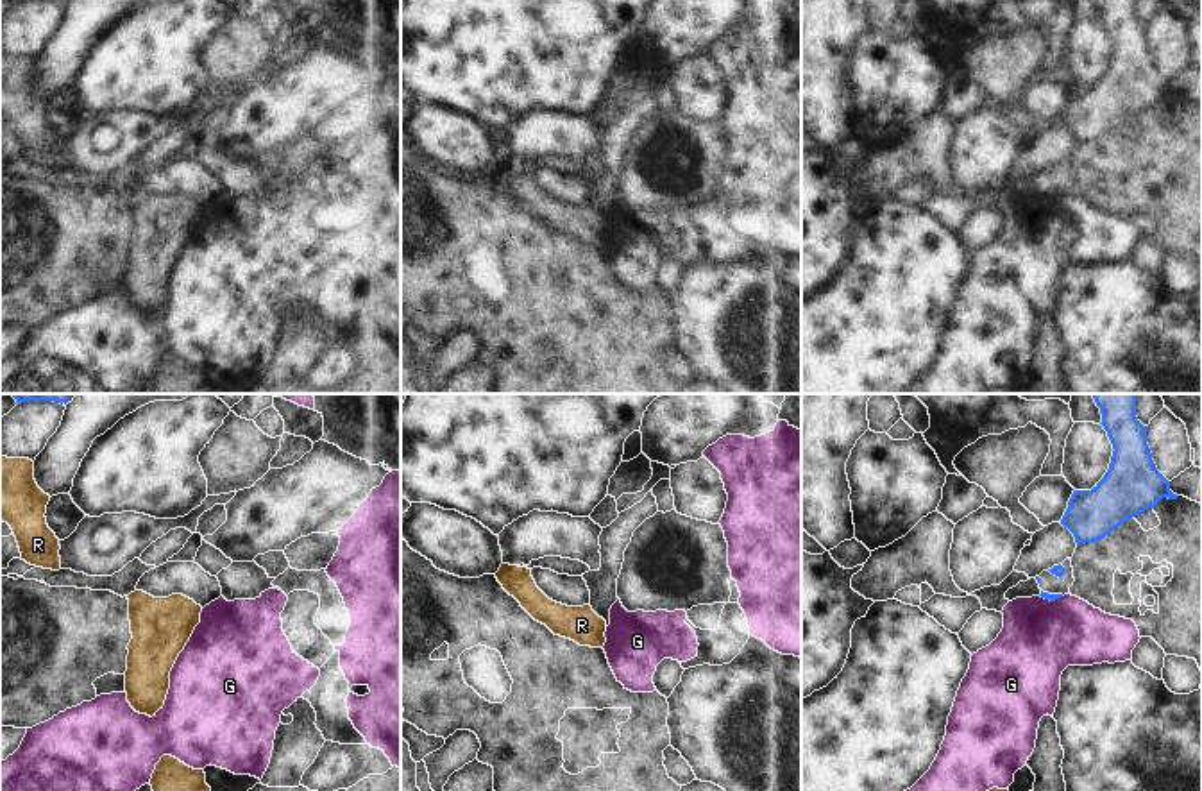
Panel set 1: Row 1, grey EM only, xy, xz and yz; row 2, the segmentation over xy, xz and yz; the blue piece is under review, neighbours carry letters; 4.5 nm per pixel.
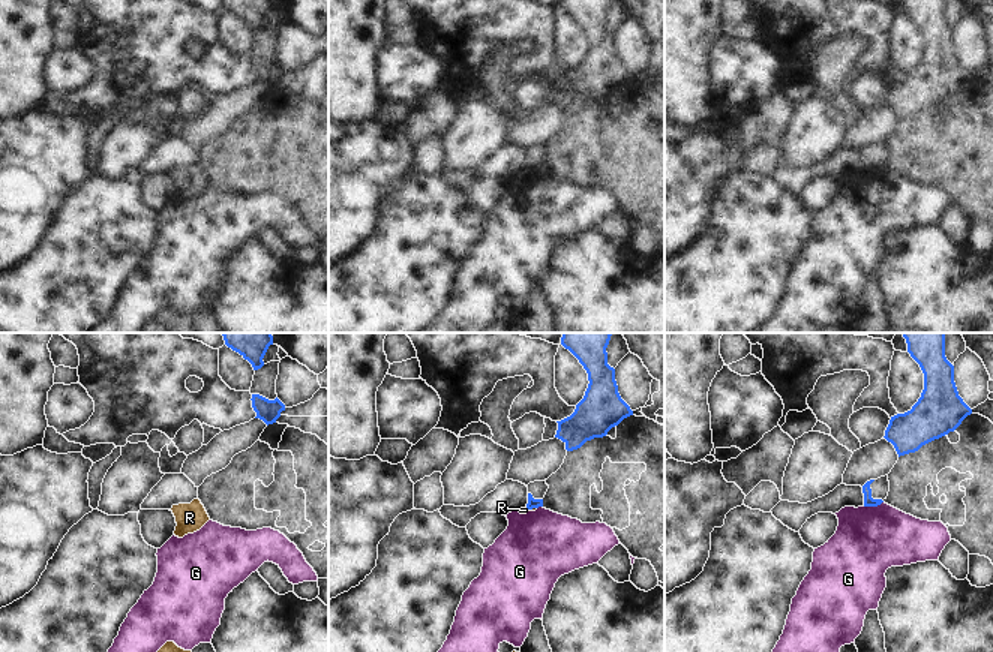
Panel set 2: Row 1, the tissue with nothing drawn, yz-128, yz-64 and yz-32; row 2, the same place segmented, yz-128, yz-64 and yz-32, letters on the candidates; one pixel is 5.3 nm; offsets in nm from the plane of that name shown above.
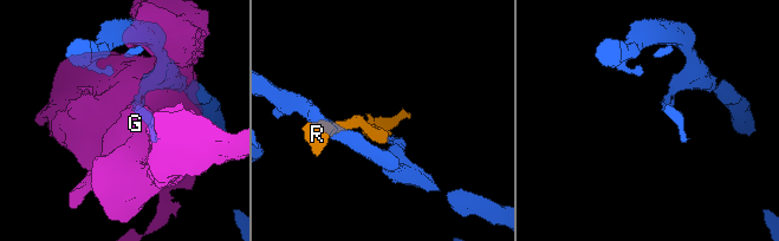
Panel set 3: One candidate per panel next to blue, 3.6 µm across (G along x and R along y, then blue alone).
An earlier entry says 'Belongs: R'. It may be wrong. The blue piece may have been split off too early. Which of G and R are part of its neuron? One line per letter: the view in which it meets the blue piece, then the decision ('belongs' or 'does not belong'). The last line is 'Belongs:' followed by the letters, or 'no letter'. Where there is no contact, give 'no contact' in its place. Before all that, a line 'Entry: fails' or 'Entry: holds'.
Entry: fails
G: contact in yz; does not belong
R: contact in xz; does not belong
Belongs: no letter

